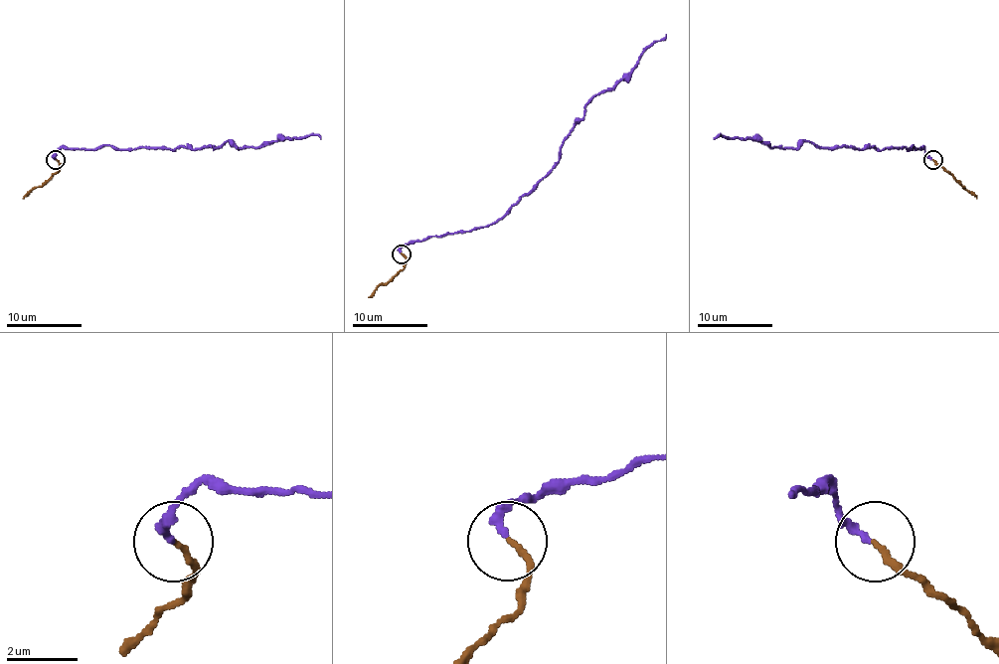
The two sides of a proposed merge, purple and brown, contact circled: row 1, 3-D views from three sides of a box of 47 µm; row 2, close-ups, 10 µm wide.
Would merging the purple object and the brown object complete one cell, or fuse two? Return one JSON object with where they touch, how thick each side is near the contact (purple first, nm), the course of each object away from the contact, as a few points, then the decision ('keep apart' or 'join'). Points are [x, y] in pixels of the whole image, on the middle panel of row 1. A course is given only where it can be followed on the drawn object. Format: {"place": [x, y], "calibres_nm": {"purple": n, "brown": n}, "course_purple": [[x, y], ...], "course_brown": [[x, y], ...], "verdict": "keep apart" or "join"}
{"place": [401, 253], "calibres_nm": {"purple": 240, "brown": 170}, "course_purple": [[401, 252], [407, 243], [495, 224], [559, 160], [563, 139], [583, 116], [585, 105], [611, 90], [666, 34]], "course_brown": [[401, 254], [407, 259], [405, 267], [380, 284], [369, 297]], "verdict": "join"}

